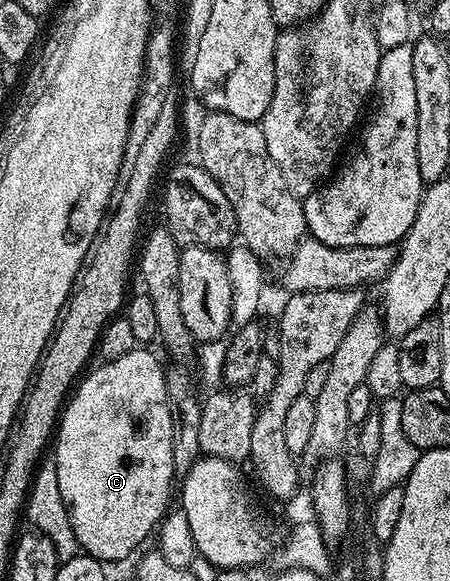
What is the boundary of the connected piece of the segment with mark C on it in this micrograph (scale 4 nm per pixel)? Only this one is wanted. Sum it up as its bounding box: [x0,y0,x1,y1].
[55,349,175,565]

